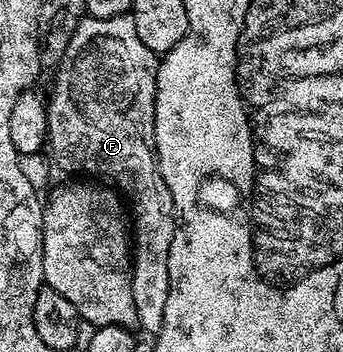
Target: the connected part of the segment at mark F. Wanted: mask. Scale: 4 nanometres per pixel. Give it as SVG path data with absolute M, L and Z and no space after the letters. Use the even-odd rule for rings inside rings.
M85 16L80 19L59 66L55 67L56 83L52 86L52 95L47 95L46 98L46 146L49 151L52 149L52 158L56 161L57 168L68 174L80 174L76 176L97 174L100 178L109 178L113 182L109 183L130 203L130 210L134 215L134 253L130 258L134 308L139 329L144 329L149 336L159 334L162 328L162 316L166 312L168 295L168 253L178 221L172 193L160 174L160 163L156 160L157 65L158 56L150 52L150 48L146 48L142 40L138 40L138 32L131 16Z

